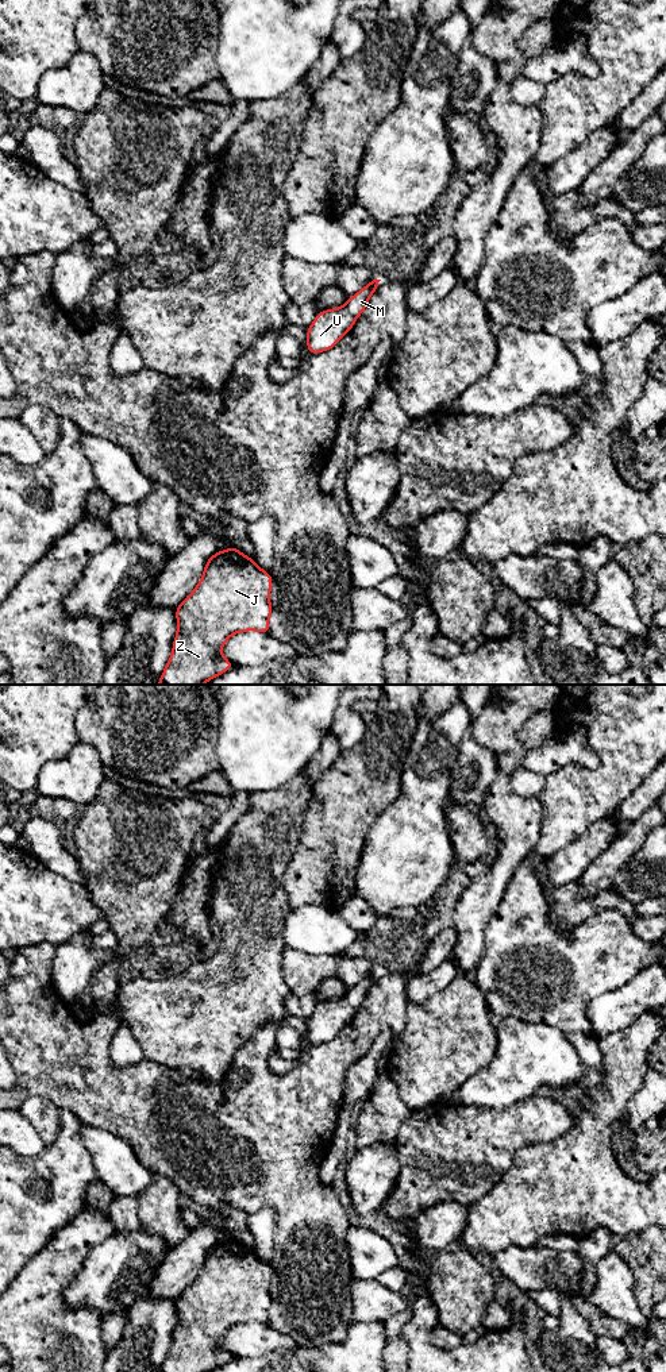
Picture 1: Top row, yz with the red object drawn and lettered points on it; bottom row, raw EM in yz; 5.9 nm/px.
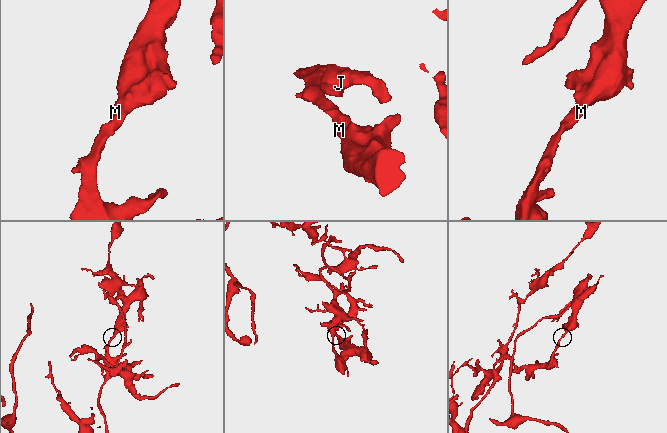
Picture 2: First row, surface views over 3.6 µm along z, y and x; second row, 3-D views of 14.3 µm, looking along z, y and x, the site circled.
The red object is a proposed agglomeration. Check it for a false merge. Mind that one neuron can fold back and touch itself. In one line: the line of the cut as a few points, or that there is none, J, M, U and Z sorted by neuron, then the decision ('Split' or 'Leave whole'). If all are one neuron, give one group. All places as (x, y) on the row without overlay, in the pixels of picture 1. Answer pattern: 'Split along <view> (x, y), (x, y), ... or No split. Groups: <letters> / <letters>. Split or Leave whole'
No split. Groups: J M U Z. Leave whole

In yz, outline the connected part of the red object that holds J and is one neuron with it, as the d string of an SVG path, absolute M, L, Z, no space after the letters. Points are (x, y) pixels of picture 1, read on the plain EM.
M235 1238L211 1248L199 1276L176 1300L177 1326L159 1372L211 1372L228 1363L234 1356L222 1346L222 1340L234 1325L269 1325L272 1272L269 1264Z

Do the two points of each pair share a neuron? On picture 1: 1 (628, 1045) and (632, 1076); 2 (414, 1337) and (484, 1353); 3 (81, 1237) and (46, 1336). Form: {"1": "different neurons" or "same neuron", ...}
{"1": "same neuron", "2": "same neuron", "3": "same neuron"}

